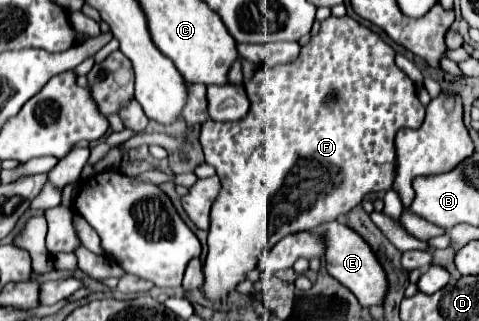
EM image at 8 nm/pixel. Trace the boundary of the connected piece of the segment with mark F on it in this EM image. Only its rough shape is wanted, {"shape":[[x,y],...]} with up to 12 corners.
{"shape":[[328,17],[206,121],[206,283],[396,177],[424,105],[394,49]]}

